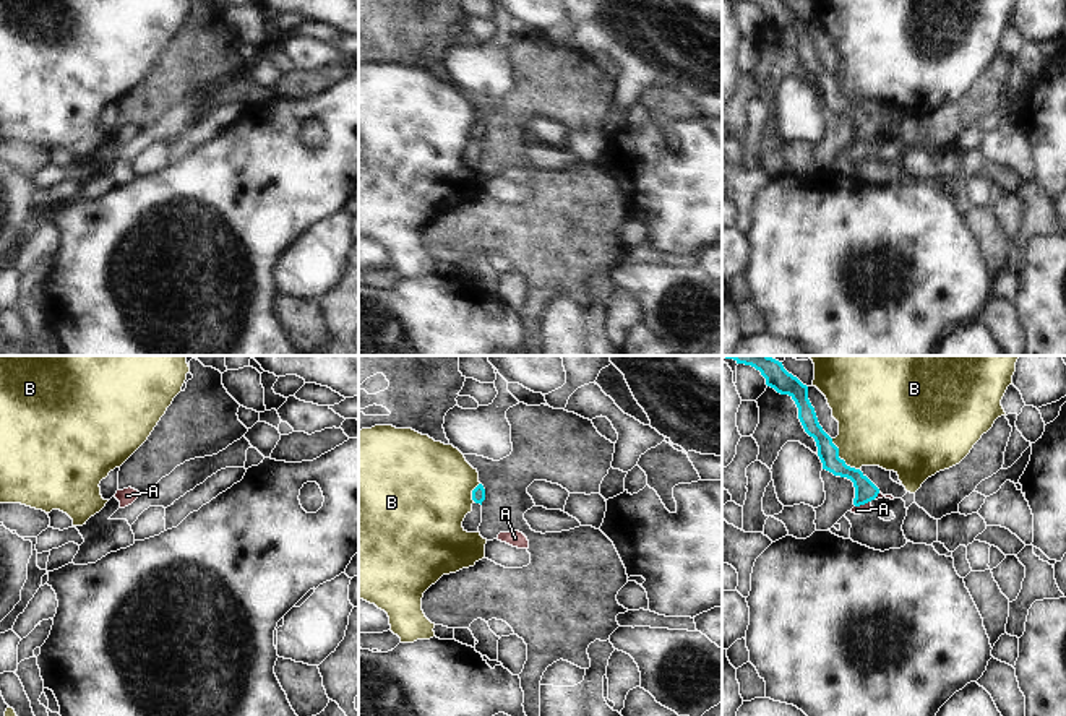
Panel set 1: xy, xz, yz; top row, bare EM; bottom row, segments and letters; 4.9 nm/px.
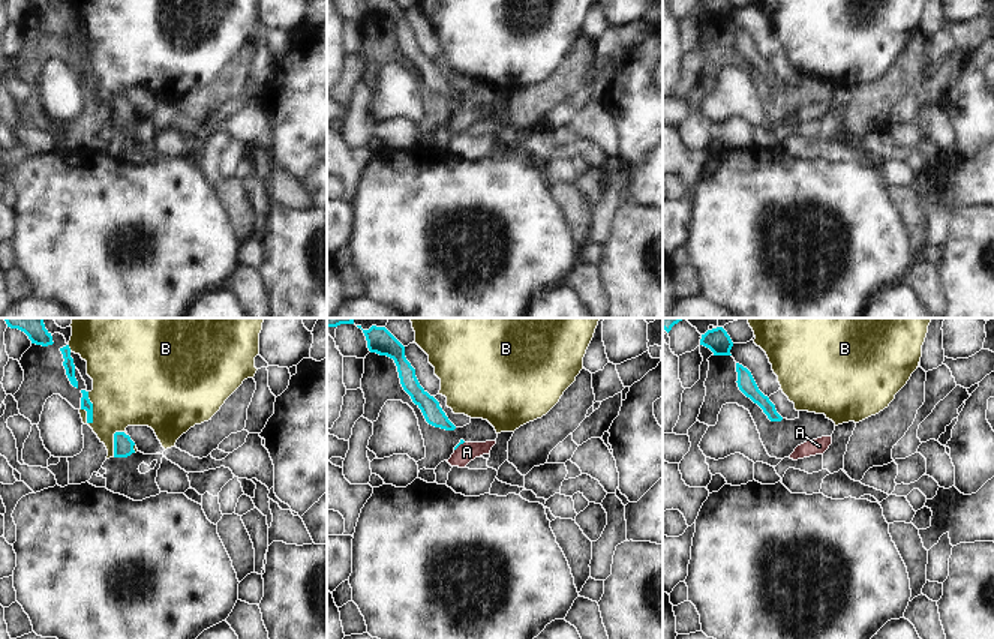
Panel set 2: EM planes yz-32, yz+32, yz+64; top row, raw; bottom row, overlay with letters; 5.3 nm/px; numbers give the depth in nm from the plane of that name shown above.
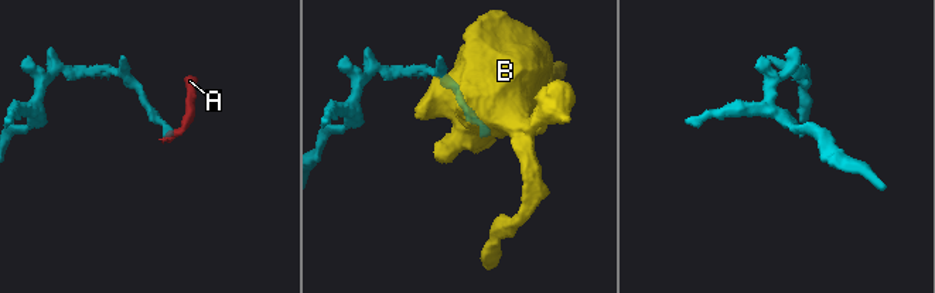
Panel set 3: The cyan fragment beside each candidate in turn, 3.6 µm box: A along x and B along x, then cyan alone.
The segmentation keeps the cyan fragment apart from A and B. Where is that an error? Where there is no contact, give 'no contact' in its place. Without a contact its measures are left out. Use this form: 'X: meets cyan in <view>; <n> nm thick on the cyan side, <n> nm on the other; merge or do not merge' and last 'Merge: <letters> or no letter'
A: meets cyan in yz; 110 nm thick on the cyan side, 50 nm on the other; do not merge
B: meets cyan in yz; 110 nm thick on the cyan side, 400 nm on the other; do not merge
Merge: no letter

